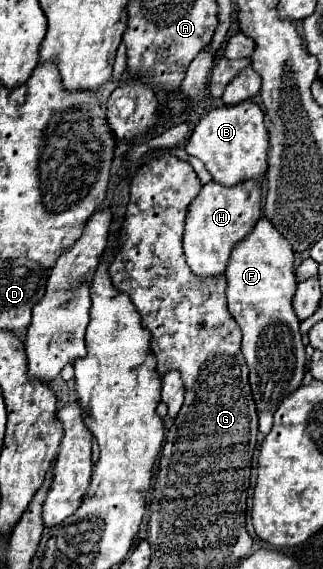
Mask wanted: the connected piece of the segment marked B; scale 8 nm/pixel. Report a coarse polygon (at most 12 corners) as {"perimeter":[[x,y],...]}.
{"perimeter":[[252,100],[210,110],[186,152],[212,178],[264,182],[268,130]]}

